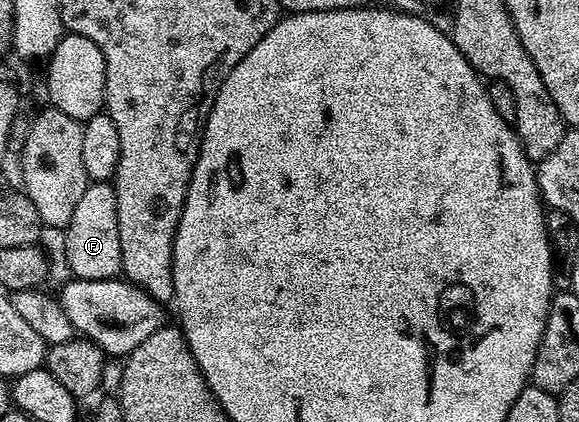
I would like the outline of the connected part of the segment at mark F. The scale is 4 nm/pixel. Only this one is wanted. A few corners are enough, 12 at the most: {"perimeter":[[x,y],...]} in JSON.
{"perimeter":[[95,181],[63,230],[79,281],[121,273],[117,191]]}

